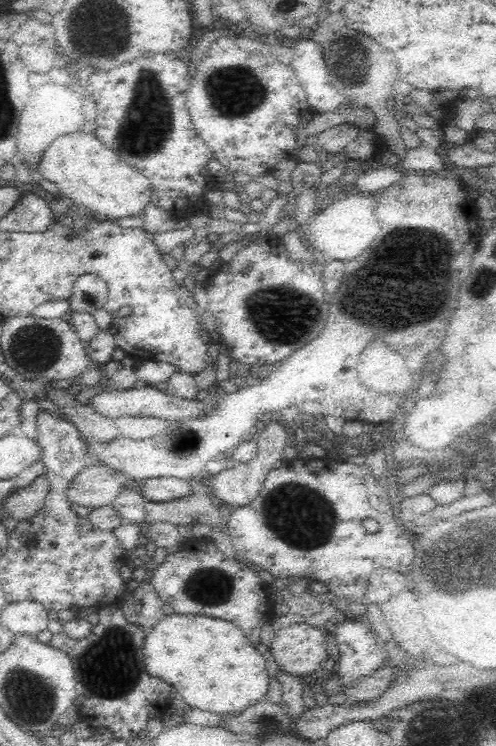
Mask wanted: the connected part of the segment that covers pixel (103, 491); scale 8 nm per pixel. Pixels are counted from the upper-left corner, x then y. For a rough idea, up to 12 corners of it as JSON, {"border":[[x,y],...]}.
{"border":[[91,462],[72,480],[68,499],[112,505],[126,482]]}

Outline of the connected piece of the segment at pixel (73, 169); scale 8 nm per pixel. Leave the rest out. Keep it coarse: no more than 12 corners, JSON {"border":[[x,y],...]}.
{"border":[[94,134],[56,138],[35,168],[77,209],[139,215],[149,179]]}

